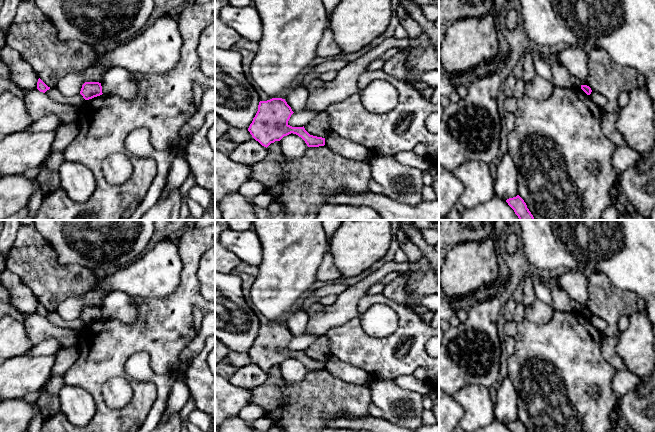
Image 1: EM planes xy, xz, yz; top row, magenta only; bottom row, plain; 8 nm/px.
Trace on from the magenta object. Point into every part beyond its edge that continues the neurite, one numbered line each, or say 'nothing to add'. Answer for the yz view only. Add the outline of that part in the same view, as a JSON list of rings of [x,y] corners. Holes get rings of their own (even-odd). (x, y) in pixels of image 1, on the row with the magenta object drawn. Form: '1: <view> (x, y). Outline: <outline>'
nothing to add

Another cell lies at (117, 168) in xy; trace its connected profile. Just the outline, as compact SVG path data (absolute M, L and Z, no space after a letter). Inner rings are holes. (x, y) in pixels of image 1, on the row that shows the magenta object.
M112 153L102 163L102 171L108 184L121 185L130 178L133 166L124 153Z

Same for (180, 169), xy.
M184 144L177 150L175 157L173 158L166 185L162 190L160 197L166 197L168 193L179 188L191 173L190 166L186 159L186 152L183 147Z

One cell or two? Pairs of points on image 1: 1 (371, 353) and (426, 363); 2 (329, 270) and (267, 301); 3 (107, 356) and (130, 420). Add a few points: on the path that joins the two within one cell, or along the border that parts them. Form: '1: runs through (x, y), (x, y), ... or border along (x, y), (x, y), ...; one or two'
1: runs through (385, 357), (412, 357); one
2: border along (324, 254), (316, 274), (316, 279); two
3: runs through (123, 372), (137, 386), (137, 404); one

